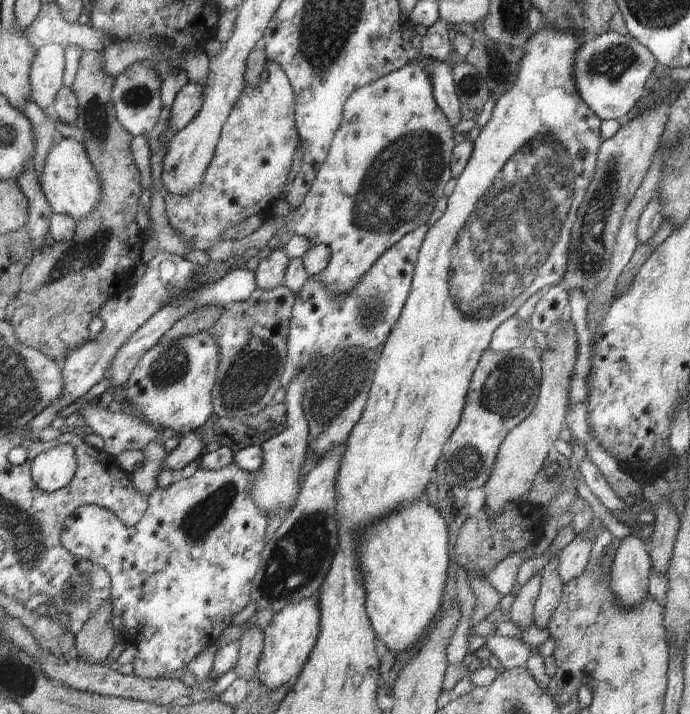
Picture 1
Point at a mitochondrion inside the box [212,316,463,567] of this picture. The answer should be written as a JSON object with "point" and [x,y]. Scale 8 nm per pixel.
{"point":[256,363]}

